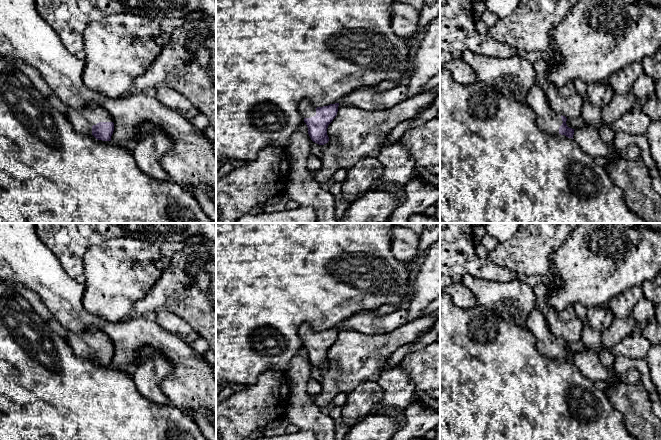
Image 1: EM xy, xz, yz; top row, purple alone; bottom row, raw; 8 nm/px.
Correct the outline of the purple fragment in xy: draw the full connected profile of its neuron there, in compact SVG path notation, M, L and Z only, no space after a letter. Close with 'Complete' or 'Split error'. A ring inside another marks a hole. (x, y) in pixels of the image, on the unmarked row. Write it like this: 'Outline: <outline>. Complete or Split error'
Outline: M99 331L68 332L66 341L77 357L93 359L102 365L111 365L114 347L112 341L104 333Z. Split error

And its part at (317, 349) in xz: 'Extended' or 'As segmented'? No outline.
Extended

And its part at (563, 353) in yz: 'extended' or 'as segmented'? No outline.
extended

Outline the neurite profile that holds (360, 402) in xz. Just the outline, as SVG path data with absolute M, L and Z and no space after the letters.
M364 382L347 394L346 402L343 405L342 421L347 427L351 427L362 421L371 411L381 406L384 391L375 382Z

